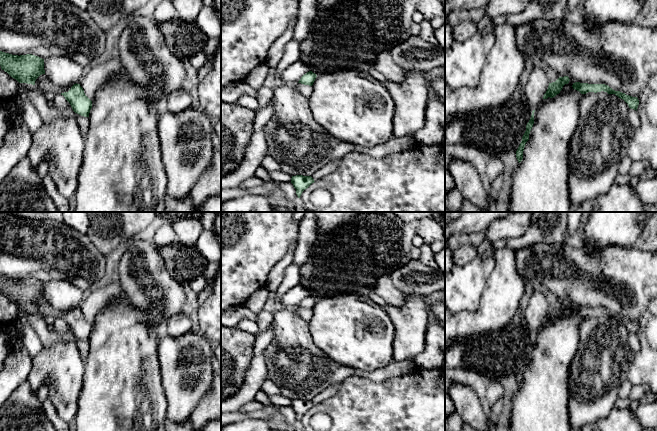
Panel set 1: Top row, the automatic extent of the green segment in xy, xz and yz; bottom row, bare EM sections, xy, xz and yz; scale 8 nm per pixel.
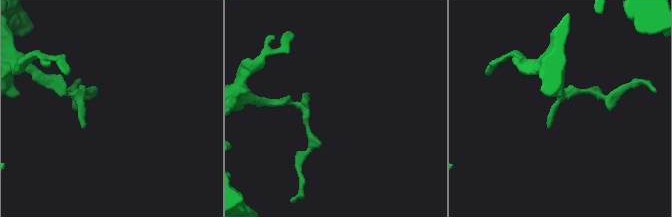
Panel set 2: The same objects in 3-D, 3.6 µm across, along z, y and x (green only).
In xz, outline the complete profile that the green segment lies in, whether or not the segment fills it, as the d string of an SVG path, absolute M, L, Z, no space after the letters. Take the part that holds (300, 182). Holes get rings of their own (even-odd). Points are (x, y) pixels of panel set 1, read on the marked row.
M296 175L291 178L291 183L296 189L298 198L300 198L302 192L314 182L315 181L311 176Z

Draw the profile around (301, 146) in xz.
M284 84L273 89L273 114L264 127L268 155L276 160L280 170L291 176L312 176L331 161L342 159L354 151L354 145L331 136L318 124L309 106L308 99L300 94L297 86Z

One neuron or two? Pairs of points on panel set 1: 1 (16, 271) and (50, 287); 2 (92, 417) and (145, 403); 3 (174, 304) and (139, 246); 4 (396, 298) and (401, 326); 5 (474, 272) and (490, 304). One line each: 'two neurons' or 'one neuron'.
1: two neurons
2: one neuron
3: one neuron
4: two neurons
5: two neurons

